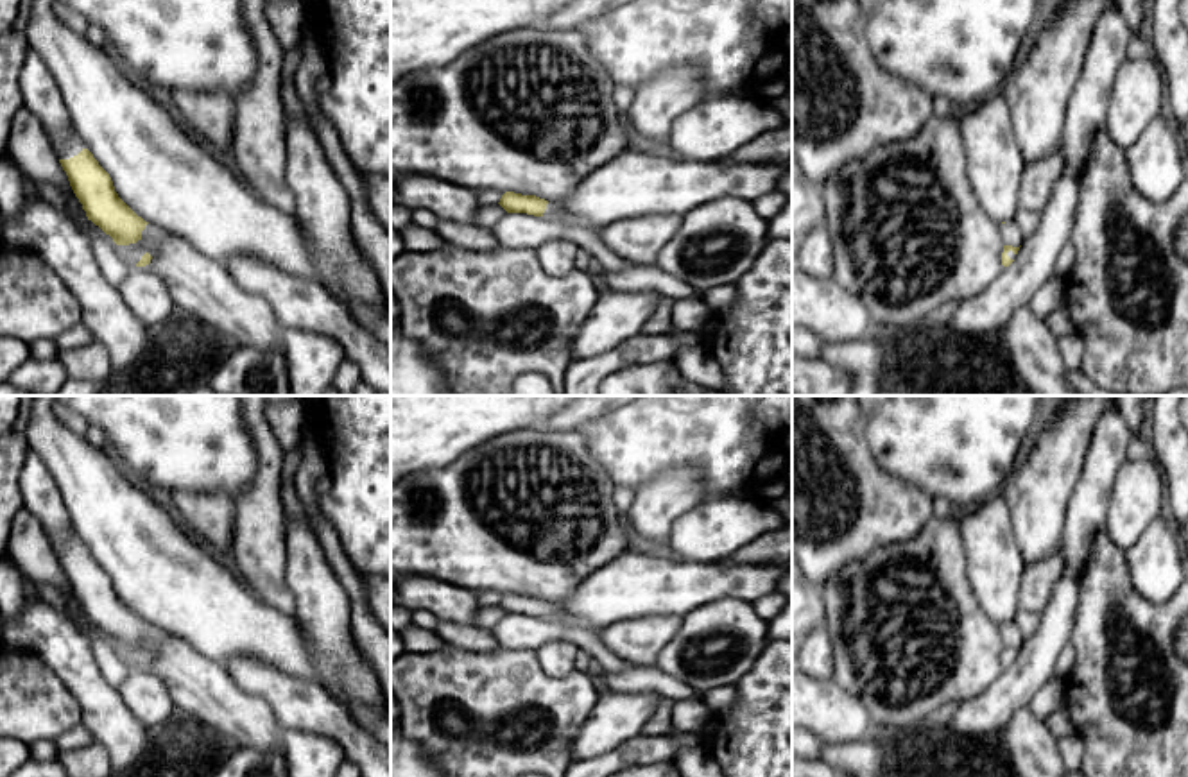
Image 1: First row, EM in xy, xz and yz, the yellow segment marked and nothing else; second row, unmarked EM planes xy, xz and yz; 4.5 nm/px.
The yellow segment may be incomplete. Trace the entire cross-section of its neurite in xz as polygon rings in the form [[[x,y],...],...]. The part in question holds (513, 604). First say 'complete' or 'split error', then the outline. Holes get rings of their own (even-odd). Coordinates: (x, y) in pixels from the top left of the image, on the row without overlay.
split error; [[[505,593],[498,605],[507,614],[527,614],[534,618],[543,618],[547,621],[572,625],[572,627],[586,627],[591,628],[600,637],[600,628],[595,628],[590,621],[566,614],[557,603],[548,603],[536,596]]]

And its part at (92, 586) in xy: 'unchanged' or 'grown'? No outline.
grown

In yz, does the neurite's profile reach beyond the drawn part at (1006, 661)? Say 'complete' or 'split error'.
split error

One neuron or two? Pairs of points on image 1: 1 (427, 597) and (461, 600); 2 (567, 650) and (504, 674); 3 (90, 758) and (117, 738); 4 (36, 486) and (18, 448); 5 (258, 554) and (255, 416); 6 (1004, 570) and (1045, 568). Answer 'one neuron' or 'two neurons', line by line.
1: one neuron
2: two neurons
3: two neurons
4: two neurons
5: one neuron
6: two neurons

